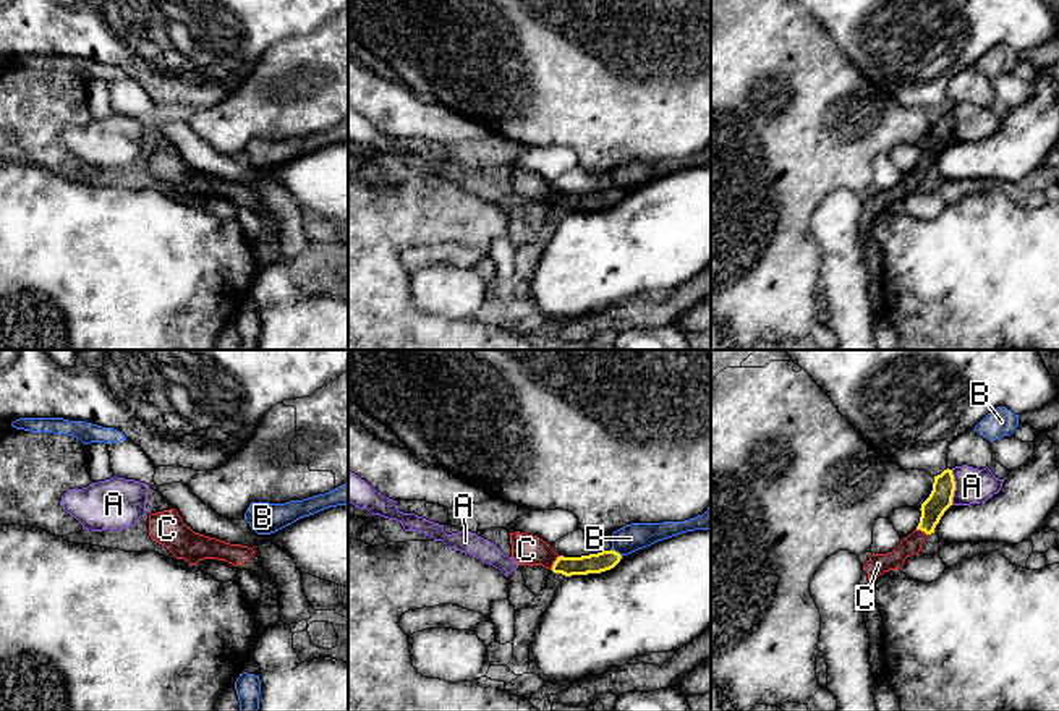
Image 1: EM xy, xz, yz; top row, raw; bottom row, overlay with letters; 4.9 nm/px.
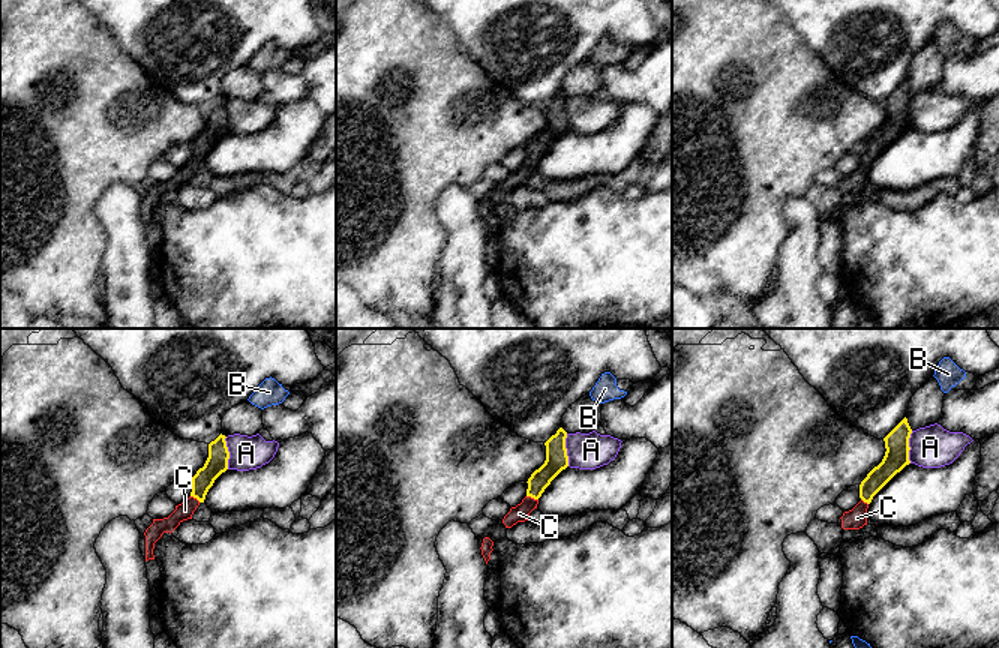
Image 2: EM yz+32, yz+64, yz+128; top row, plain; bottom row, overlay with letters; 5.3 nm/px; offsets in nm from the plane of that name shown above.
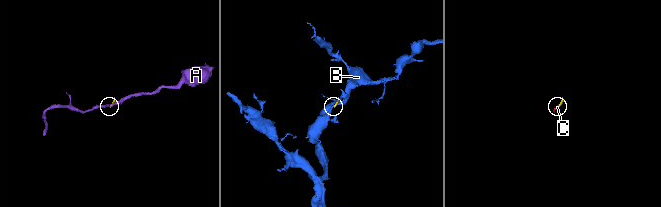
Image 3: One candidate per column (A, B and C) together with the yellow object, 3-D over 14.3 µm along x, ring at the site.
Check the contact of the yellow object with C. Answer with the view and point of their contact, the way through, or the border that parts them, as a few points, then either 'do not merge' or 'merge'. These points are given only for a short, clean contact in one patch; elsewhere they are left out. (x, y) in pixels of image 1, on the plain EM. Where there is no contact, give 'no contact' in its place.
xz (554, 200) | across xz (603, 198), (593, 201), (554, 200), (543, 191), (527, 187) | merge

